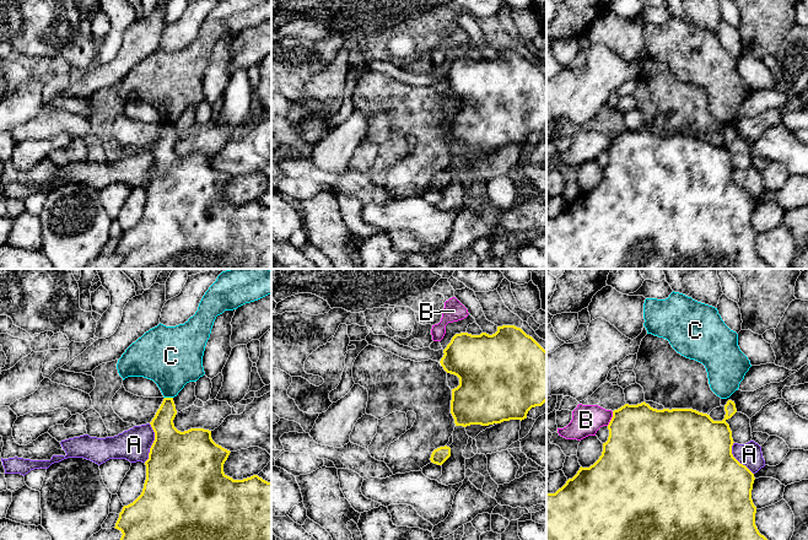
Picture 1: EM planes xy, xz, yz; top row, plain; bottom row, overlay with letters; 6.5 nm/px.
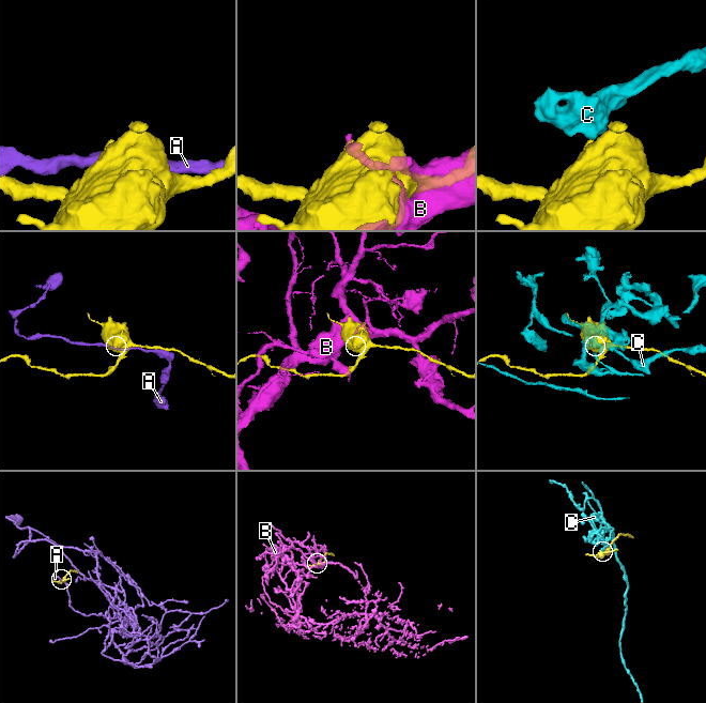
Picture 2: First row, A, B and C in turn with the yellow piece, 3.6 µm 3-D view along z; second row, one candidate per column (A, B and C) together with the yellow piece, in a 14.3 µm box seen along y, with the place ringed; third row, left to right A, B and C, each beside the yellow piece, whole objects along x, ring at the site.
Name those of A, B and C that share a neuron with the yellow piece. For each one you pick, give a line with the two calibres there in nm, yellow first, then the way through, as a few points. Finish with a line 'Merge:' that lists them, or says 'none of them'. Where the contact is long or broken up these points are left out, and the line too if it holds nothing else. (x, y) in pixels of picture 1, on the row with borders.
Merge: none of them

